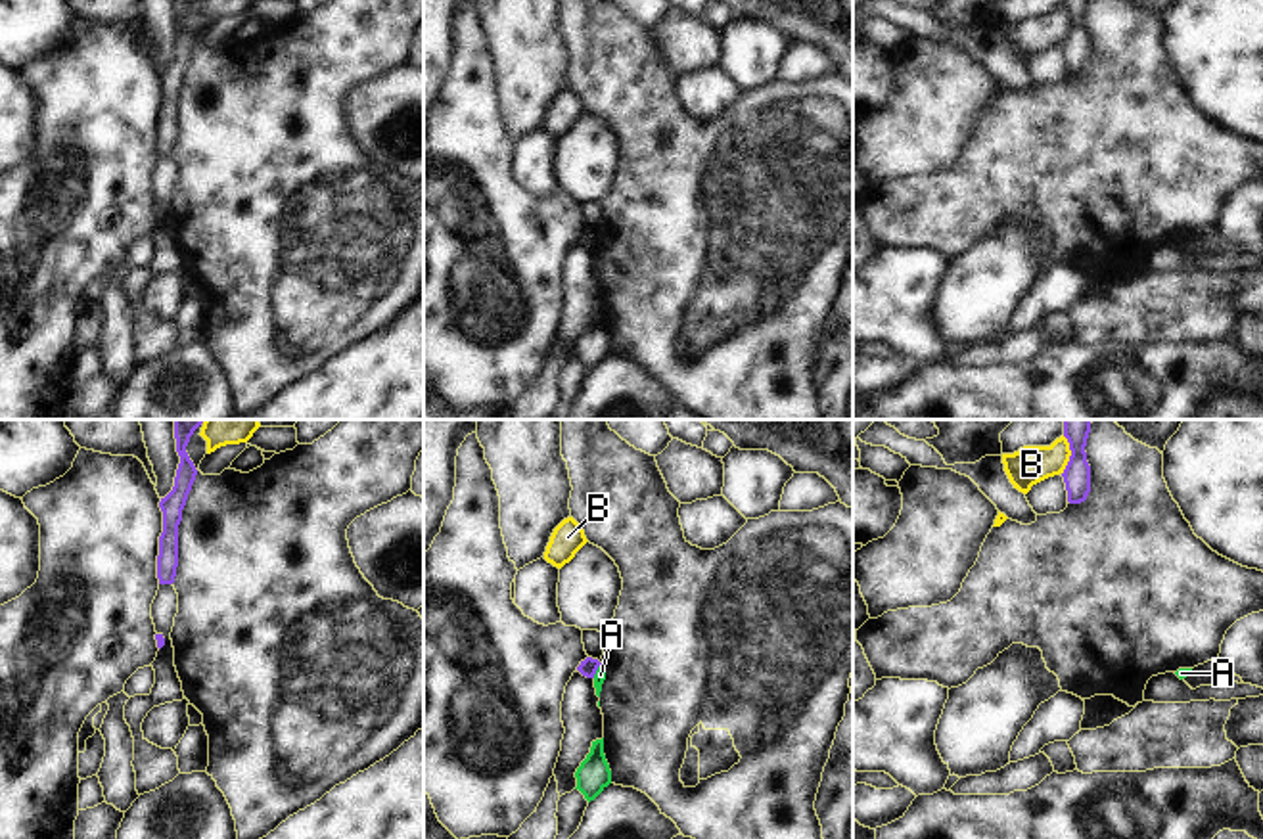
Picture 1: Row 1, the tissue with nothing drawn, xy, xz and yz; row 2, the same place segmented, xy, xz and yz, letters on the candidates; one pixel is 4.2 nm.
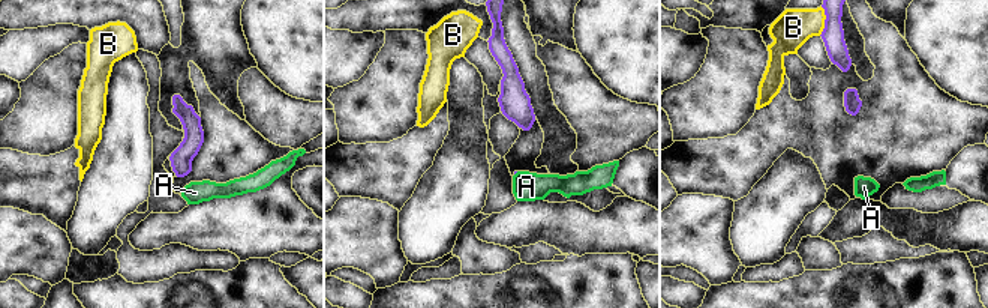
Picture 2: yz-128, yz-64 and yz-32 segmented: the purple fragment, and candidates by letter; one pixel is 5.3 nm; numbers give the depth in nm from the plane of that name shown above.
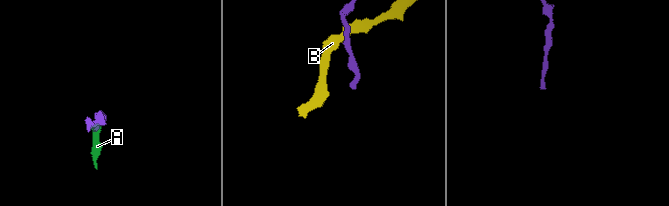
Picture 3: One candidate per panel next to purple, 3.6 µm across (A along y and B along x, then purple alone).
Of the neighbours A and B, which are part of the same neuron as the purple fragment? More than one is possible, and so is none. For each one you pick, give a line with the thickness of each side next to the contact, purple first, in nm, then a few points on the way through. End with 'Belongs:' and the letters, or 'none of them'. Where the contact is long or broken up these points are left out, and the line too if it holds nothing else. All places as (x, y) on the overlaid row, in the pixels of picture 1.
Belongs: none of them

